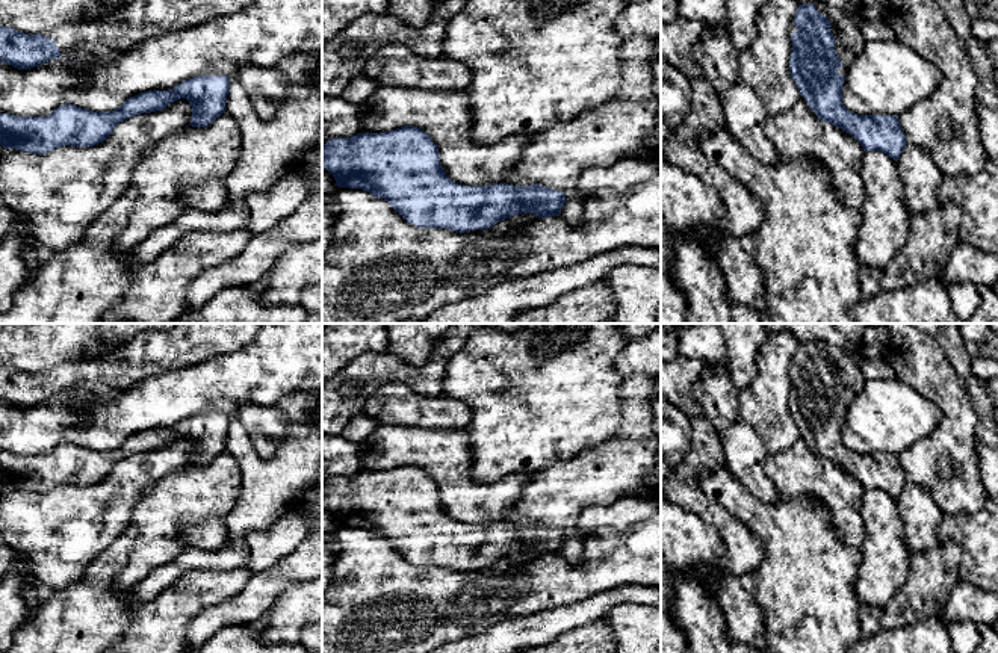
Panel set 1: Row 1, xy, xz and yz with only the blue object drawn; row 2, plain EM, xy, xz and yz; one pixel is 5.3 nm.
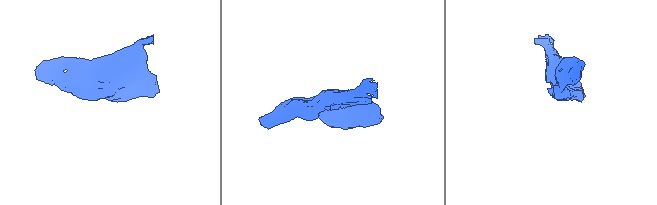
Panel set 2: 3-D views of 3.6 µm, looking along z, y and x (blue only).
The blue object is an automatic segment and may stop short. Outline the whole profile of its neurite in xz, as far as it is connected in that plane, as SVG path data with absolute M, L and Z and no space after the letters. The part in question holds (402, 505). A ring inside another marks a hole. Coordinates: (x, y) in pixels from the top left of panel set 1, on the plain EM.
M405 464L392 470L357 472L334 476L322 484L322 505L339 526L363 528L384 537L408 562L419 567L448 567L457 571L484 568L520 552L538 556L558 555L566 532L540 523L466 525L451 518L440 503L437 484L426 470Z

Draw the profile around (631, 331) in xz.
M618 323L618 330L625 336L626 342L641 339L658 326L661 326L661 323Z

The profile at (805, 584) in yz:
M727 467L702 470L697 484L764 544L765 556L752 576L765 615L768 653L853 653L862 638L862 603L854 590L862 552L841 538L829 511L810 496L761 502Z

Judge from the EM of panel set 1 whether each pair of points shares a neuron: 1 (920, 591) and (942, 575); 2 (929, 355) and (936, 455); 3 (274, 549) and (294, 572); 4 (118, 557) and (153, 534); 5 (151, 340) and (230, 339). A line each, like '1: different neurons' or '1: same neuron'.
1: same neuron
2: same neuron
3: different neurons
4: different neurons
5: same neuron

